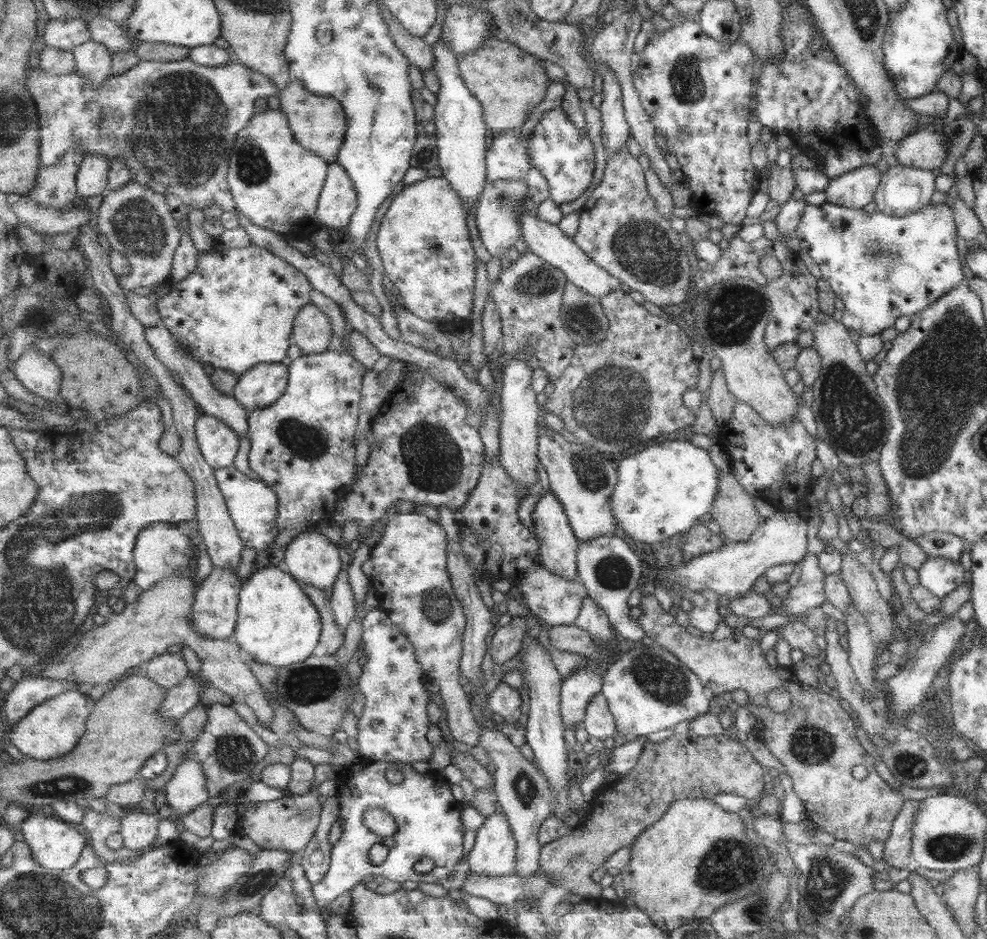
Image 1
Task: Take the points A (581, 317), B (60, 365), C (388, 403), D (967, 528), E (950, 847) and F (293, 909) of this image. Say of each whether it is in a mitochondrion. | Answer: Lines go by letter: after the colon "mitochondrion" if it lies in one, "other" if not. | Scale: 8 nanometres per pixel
A: mitochondrion
B: other
C: other
D: other
E: mitochondrion
F: other

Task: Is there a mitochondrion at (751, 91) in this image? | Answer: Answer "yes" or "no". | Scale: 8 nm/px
no

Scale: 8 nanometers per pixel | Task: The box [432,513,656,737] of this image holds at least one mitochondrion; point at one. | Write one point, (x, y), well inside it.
(614, 572)

